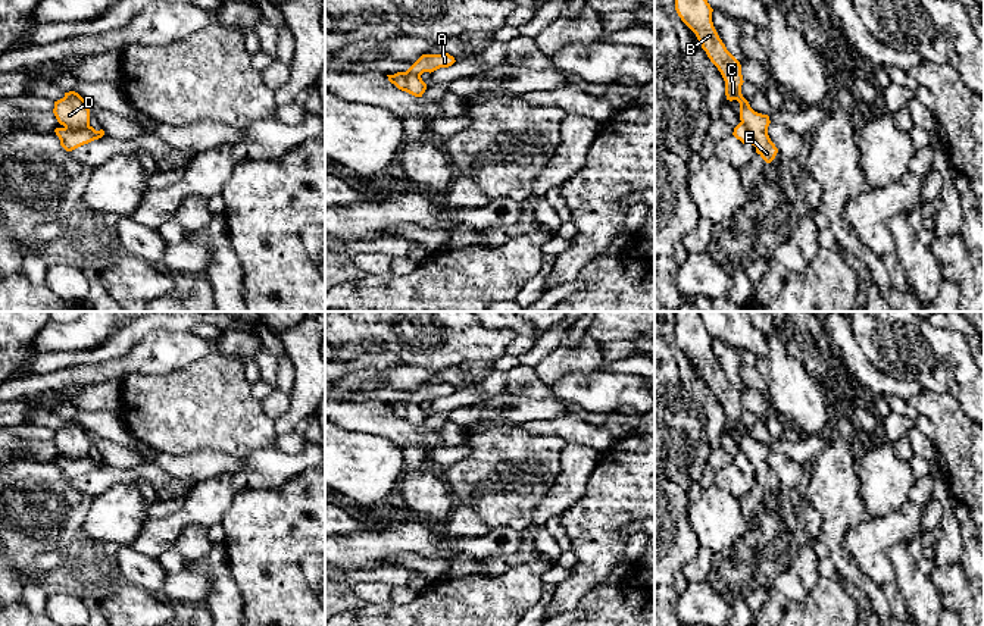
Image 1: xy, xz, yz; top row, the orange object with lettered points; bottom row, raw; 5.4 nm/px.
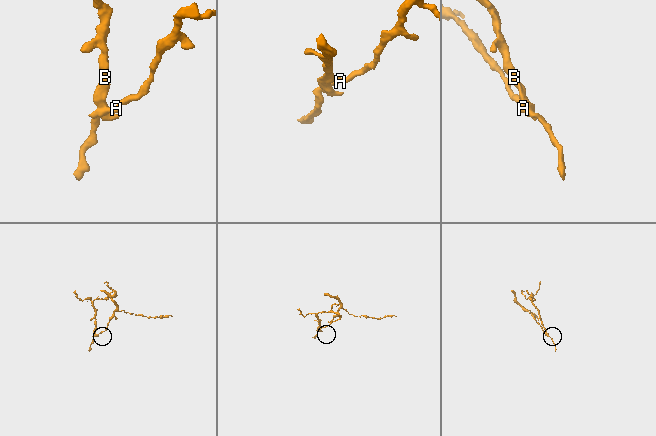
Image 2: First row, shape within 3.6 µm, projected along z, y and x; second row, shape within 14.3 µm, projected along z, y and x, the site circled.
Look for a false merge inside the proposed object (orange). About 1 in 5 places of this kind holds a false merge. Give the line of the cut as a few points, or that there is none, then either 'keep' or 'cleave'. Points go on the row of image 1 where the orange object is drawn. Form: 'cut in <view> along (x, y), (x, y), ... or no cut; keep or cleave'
cut in xy along (88, 124), (80, 128), (65, 128); cleave

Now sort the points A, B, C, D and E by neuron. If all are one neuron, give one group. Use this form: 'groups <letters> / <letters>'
groups A / B C D E

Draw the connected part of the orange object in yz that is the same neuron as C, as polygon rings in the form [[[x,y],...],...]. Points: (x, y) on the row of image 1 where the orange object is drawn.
[[[675,0],[675,10],[681,21],[696,34],[702,48],[721,72],[725,81],[727,100],[737,100],[740,103],[740,120],[752,134],[756,153],[766,163],[771,163],[775,159],[778,148],[768,135],[768,126],[771,123],[769,116],[755,112],[743,97],[741,85],[744,81],[741,65],[727,50],[715,29],[712,22],[713,9],[707,0]]]

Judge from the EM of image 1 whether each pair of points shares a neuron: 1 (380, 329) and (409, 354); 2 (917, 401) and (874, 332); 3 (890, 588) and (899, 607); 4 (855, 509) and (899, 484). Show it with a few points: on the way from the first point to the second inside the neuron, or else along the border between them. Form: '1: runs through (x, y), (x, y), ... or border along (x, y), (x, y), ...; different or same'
1: runs through (387, 332), (402, 347); same
2: border along (924, 388), (933, 393), (947, 393), (956, 401); different
3: runs through (892, 592), (896, 603); same
4: border along (855, 469), (859, 478), (859, 494), (870, 516); different

